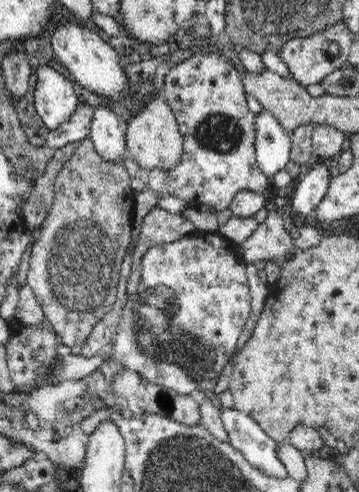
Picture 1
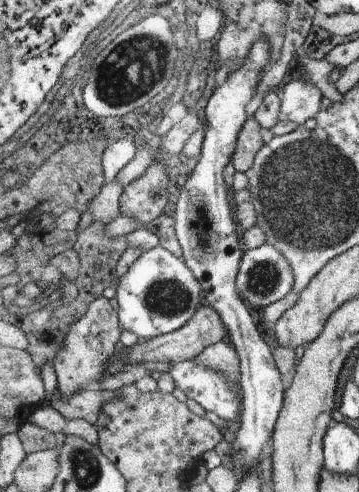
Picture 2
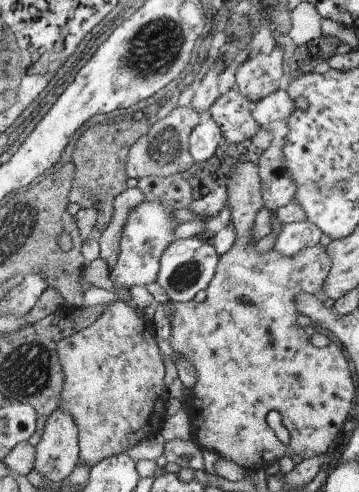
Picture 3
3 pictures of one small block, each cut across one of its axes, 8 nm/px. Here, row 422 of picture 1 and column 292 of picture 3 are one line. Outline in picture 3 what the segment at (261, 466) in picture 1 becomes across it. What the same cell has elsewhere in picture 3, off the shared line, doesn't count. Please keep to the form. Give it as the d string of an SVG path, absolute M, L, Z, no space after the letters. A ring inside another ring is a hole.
M305 220L305 222L291 222L291 224L285 224L281 228L281 232L277 234L277 238L273 242L273 250L283 254L283 256L293 256L301 248L317 246L321 236L323 234L309 220Z

